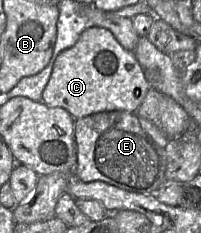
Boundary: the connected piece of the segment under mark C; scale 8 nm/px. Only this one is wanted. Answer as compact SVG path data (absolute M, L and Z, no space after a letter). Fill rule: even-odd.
M89 27L79 36L77 42L62 51L55 59L49 81L42 94L42 102L48 107L59 107L79 119L98 112L128 111L136 113L151 85L134 52L126 50L106 28Z

